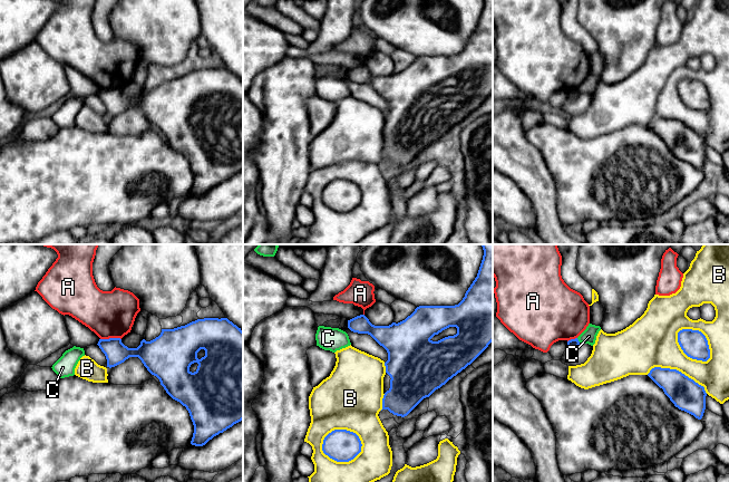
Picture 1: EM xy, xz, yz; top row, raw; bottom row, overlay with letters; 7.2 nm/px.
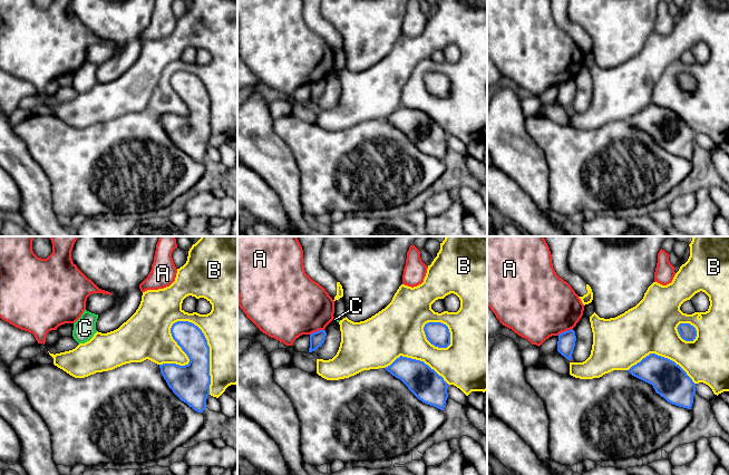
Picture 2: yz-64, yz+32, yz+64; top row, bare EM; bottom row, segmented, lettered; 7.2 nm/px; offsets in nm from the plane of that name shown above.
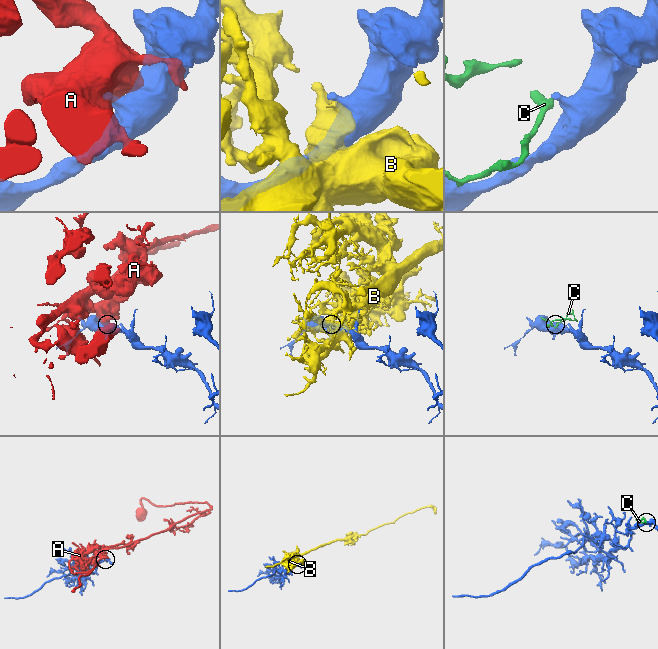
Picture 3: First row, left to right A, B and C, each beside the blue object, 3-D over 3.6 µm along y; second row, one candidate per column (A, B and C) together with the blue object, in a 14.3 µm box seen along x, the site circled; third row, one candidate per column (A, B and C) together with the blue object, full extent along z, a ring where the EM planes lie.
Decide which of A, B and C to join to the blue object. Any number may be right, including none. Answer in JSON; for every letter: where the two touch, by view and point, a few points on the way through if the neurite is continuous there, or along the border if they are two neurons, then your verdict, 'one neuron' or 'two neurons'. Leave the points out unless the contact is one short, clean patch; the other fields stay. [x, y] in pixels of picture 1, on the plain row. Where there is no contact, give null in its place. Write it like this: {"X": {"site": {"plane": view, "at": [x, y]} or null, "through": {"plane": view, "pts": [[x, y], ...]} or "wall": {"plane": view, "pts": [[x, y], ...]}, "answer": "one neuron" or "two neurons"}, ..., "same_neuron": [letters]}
{"A": {"site": {"plane": "xy", "at": [110, 88]}, "wall": {"plane": "xy", "pts": [[120, 88], [100, 89]]}, "answer": "two neurons"}, "B": {"site": {"plane": "xz", "at": [343, 211]}, "answer": "two neurons"}, "C": {"site": {"plane": "yz", "at": [577, 90]}, "wall": {"plane": "yz", "pts": [[576, 88], [580, 92]]}, "answer": "two neurons"}, "same_neuron": []}

